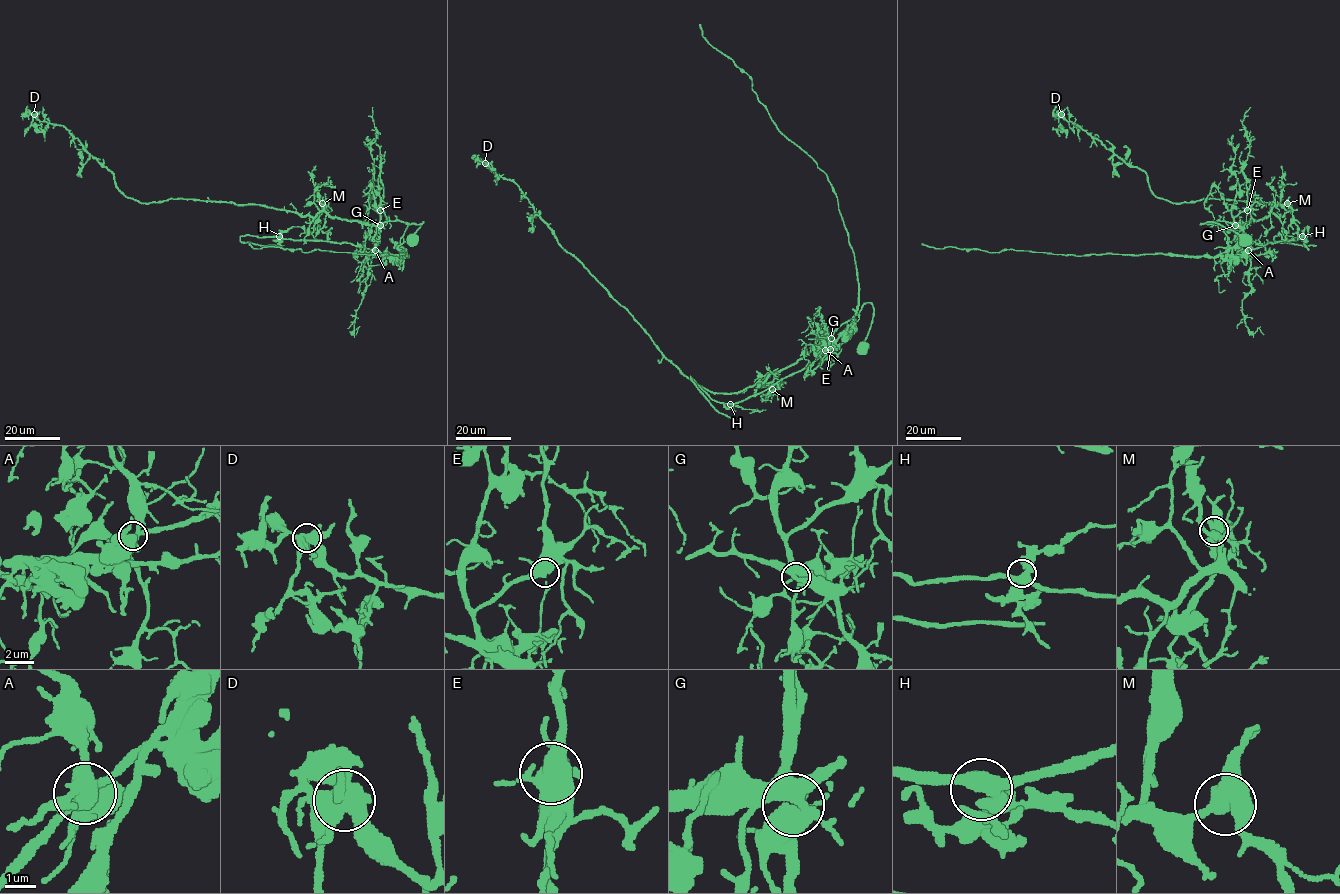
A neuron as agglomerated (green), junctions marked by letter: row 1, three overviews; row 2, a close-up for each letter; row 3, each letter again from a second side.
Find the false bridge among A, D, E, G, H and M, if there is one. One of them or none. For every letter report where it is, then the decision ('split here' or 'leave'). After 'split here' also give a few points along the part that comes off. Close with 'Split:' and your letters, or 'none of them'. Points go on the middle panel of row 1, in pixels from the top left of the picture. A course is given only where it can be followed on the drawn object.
A: place (825, 350); split here; course (825, 350), (858, 301), (836, 194), (700, 24)
D: place (485, 163); leave
E: place (830, 349); leave
G: place (831, 338); leave
H: place (730, 404); leave
M: place (772, 389); leave
Split: A

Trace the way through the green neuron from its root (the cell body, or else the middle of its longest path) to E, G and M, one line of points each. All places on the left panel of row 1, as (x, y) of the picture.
E: (413, 241), (411, 236), (423, 222), (381, 223), (380, 210)
G: (413, 241), (411, 236), (423, 222), (407, 224), (387, 220), (380, 225)
M: (413, 241), (411, 236), (423, 222), (407, 224), (387, 220), (361, 224), (332, 218), (322, 203)

